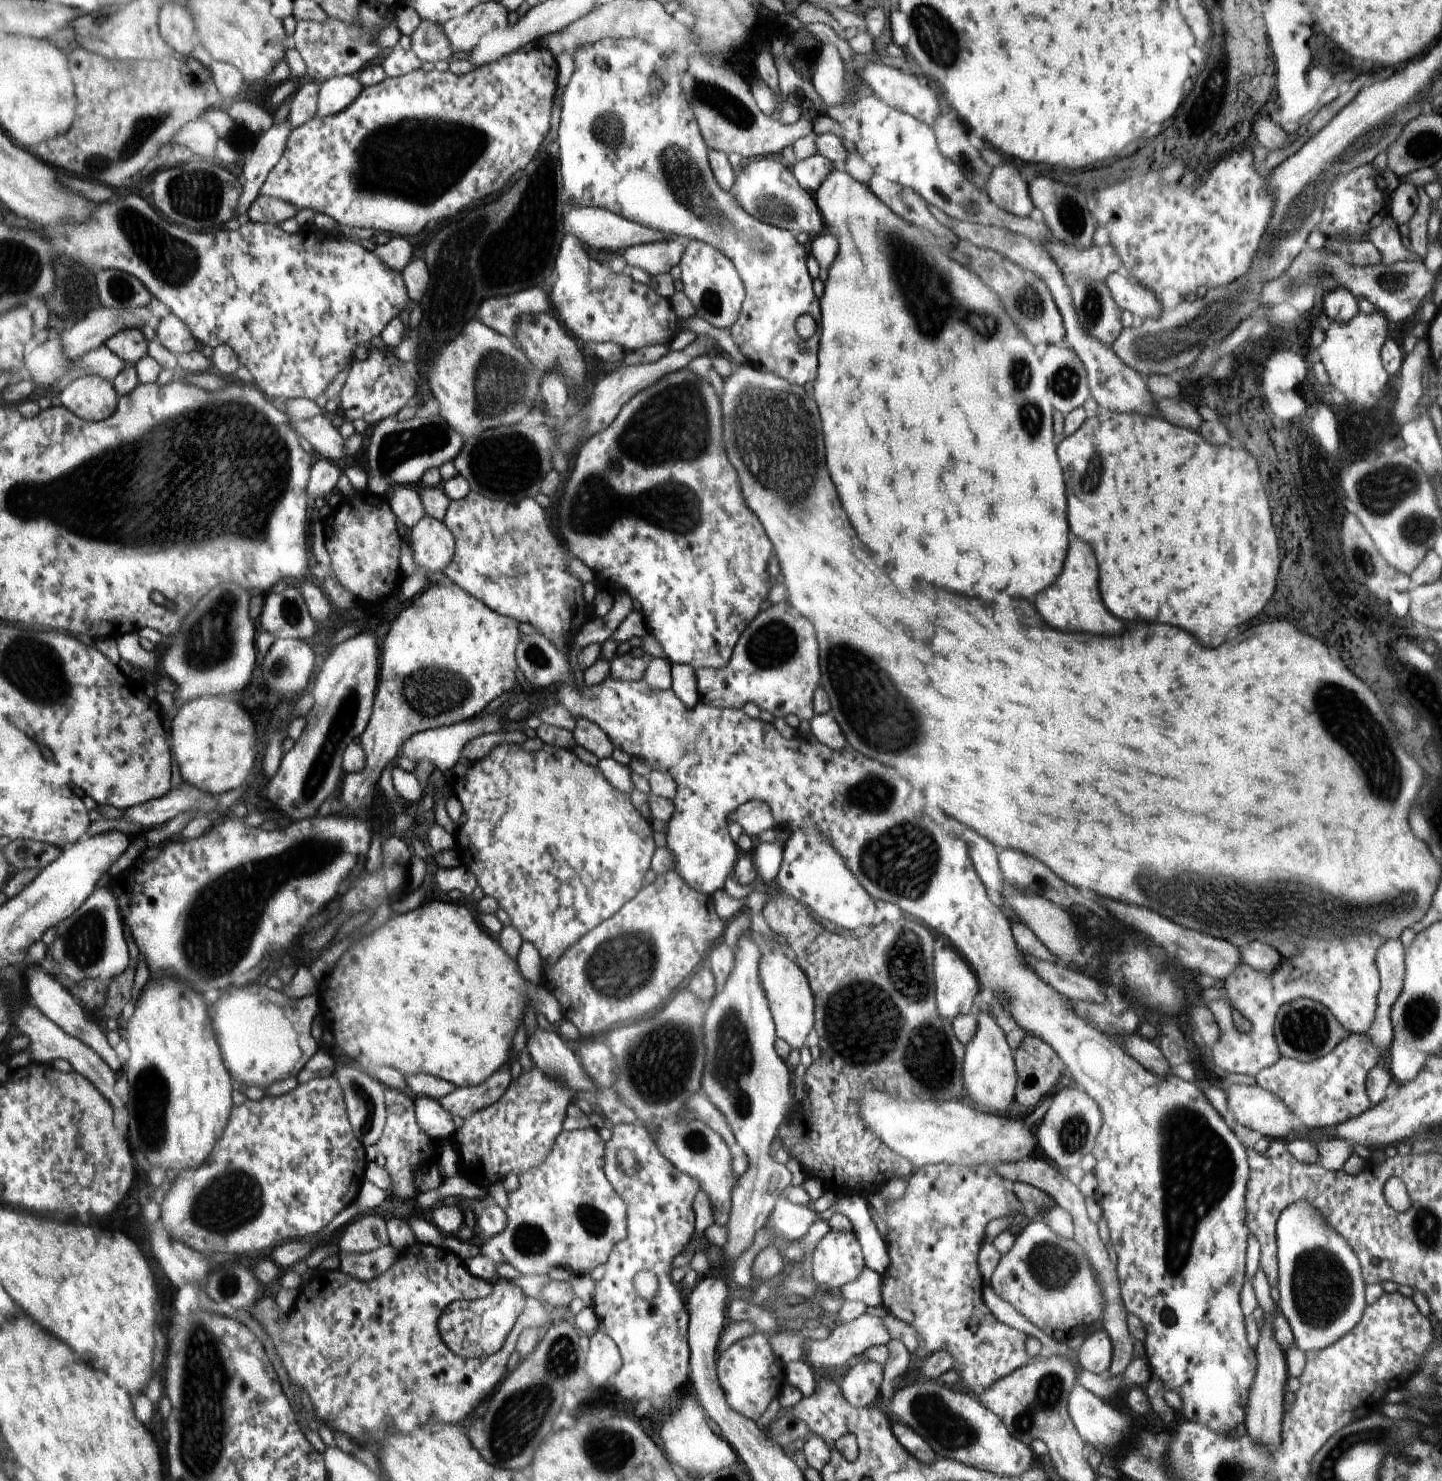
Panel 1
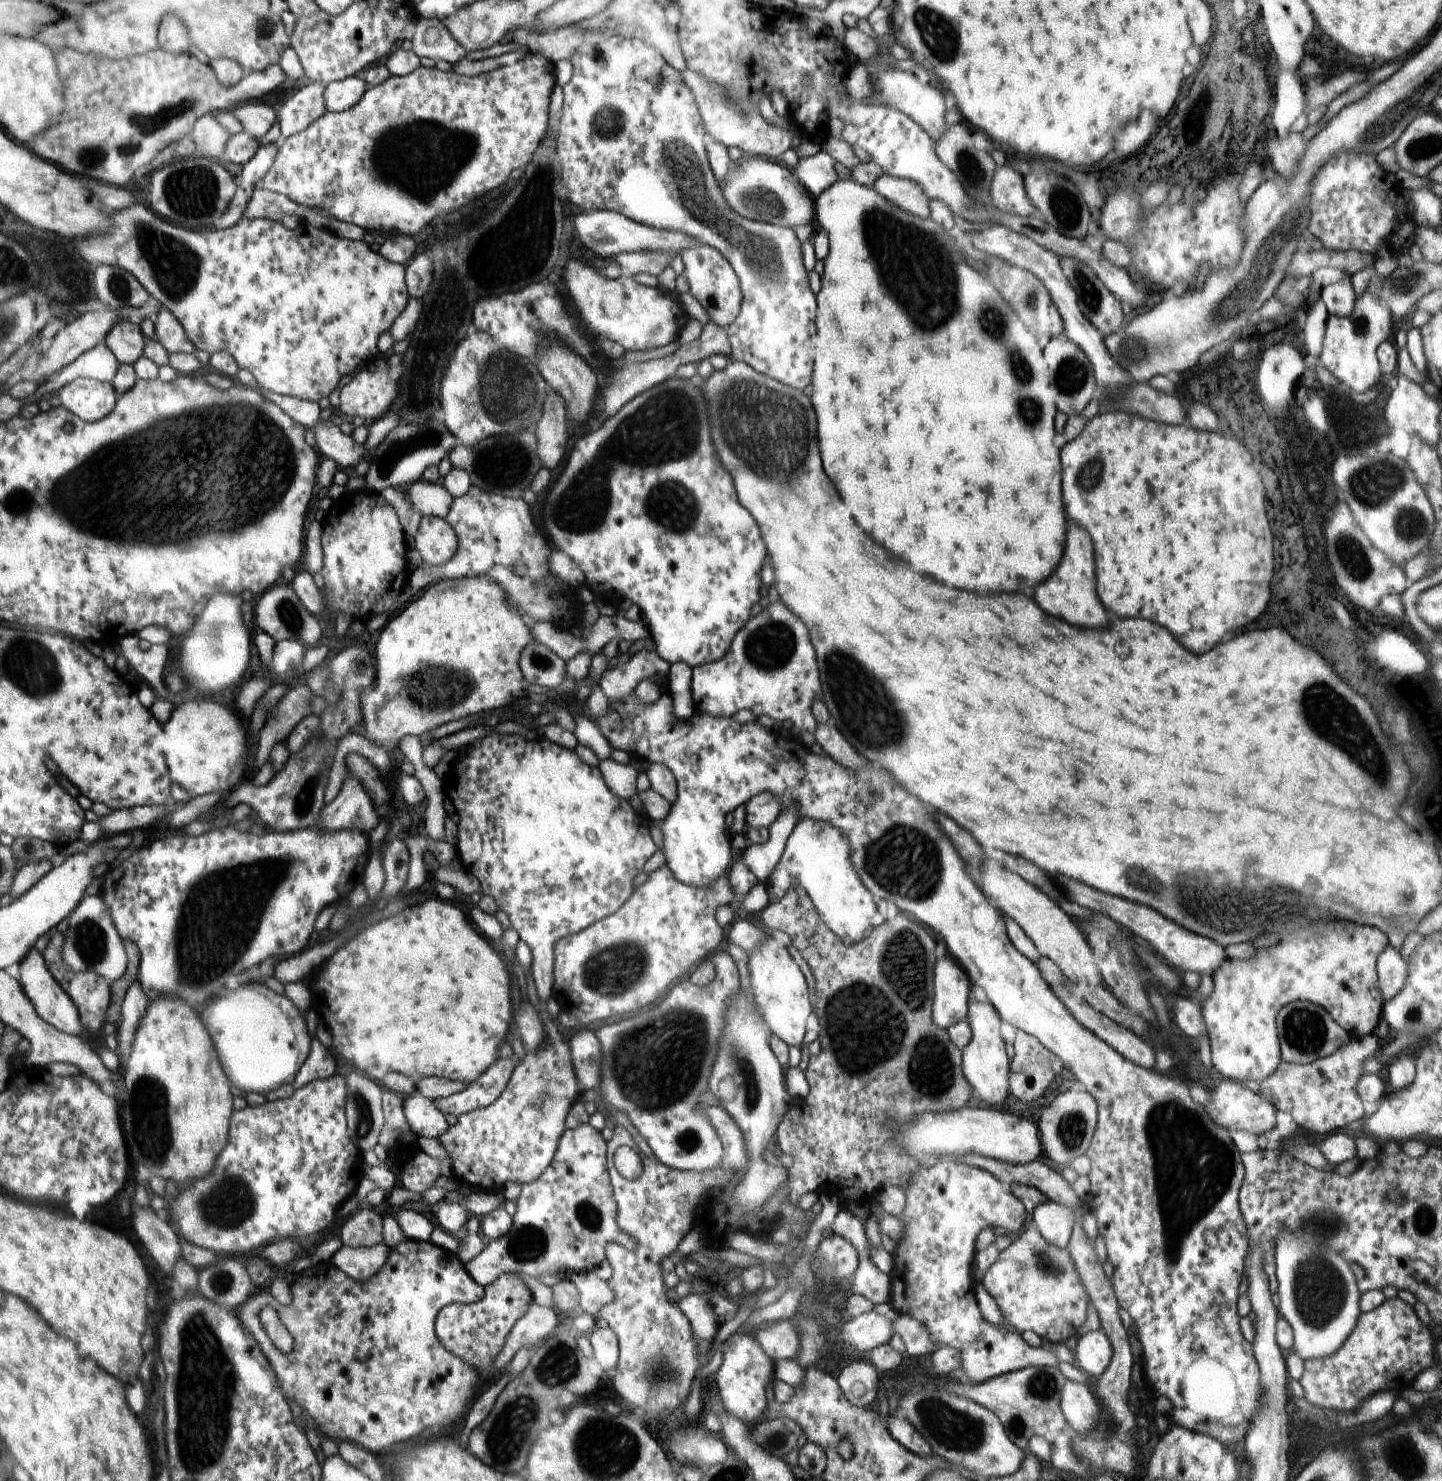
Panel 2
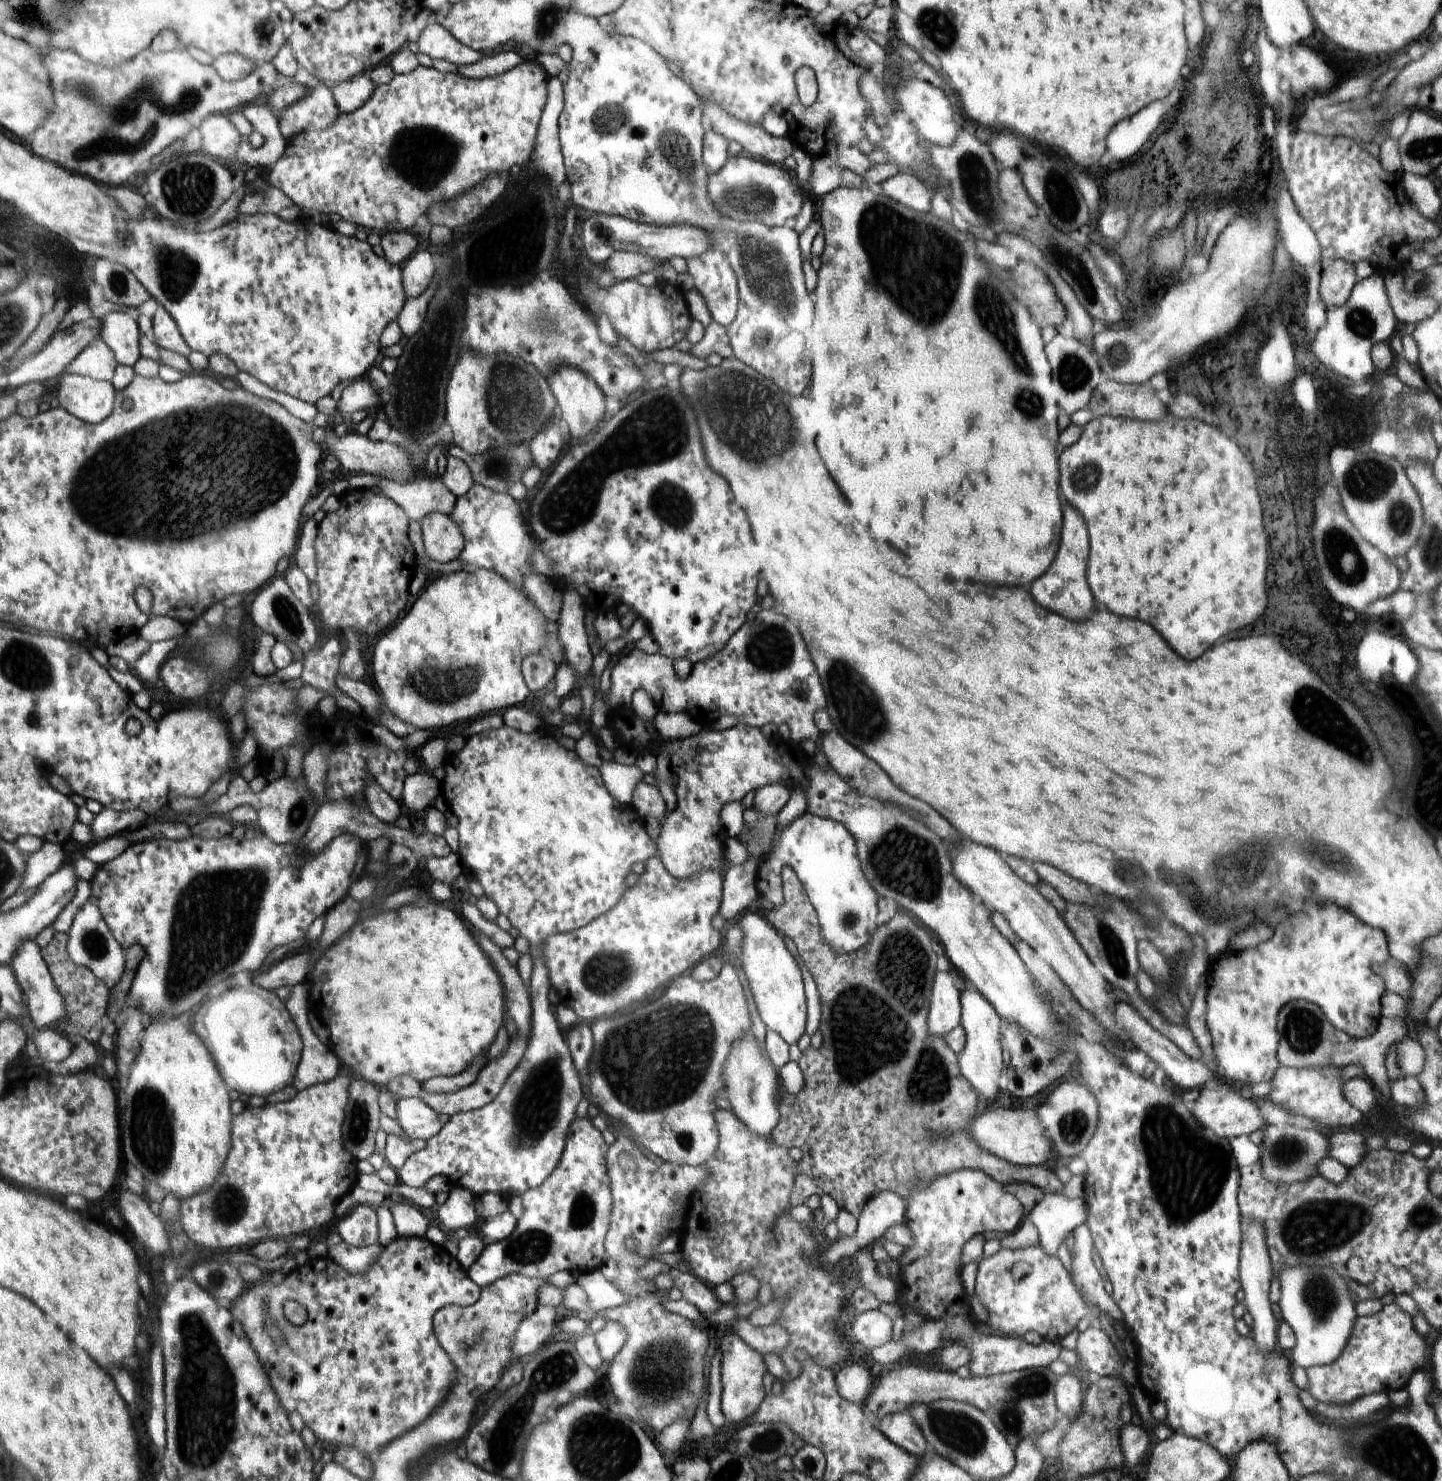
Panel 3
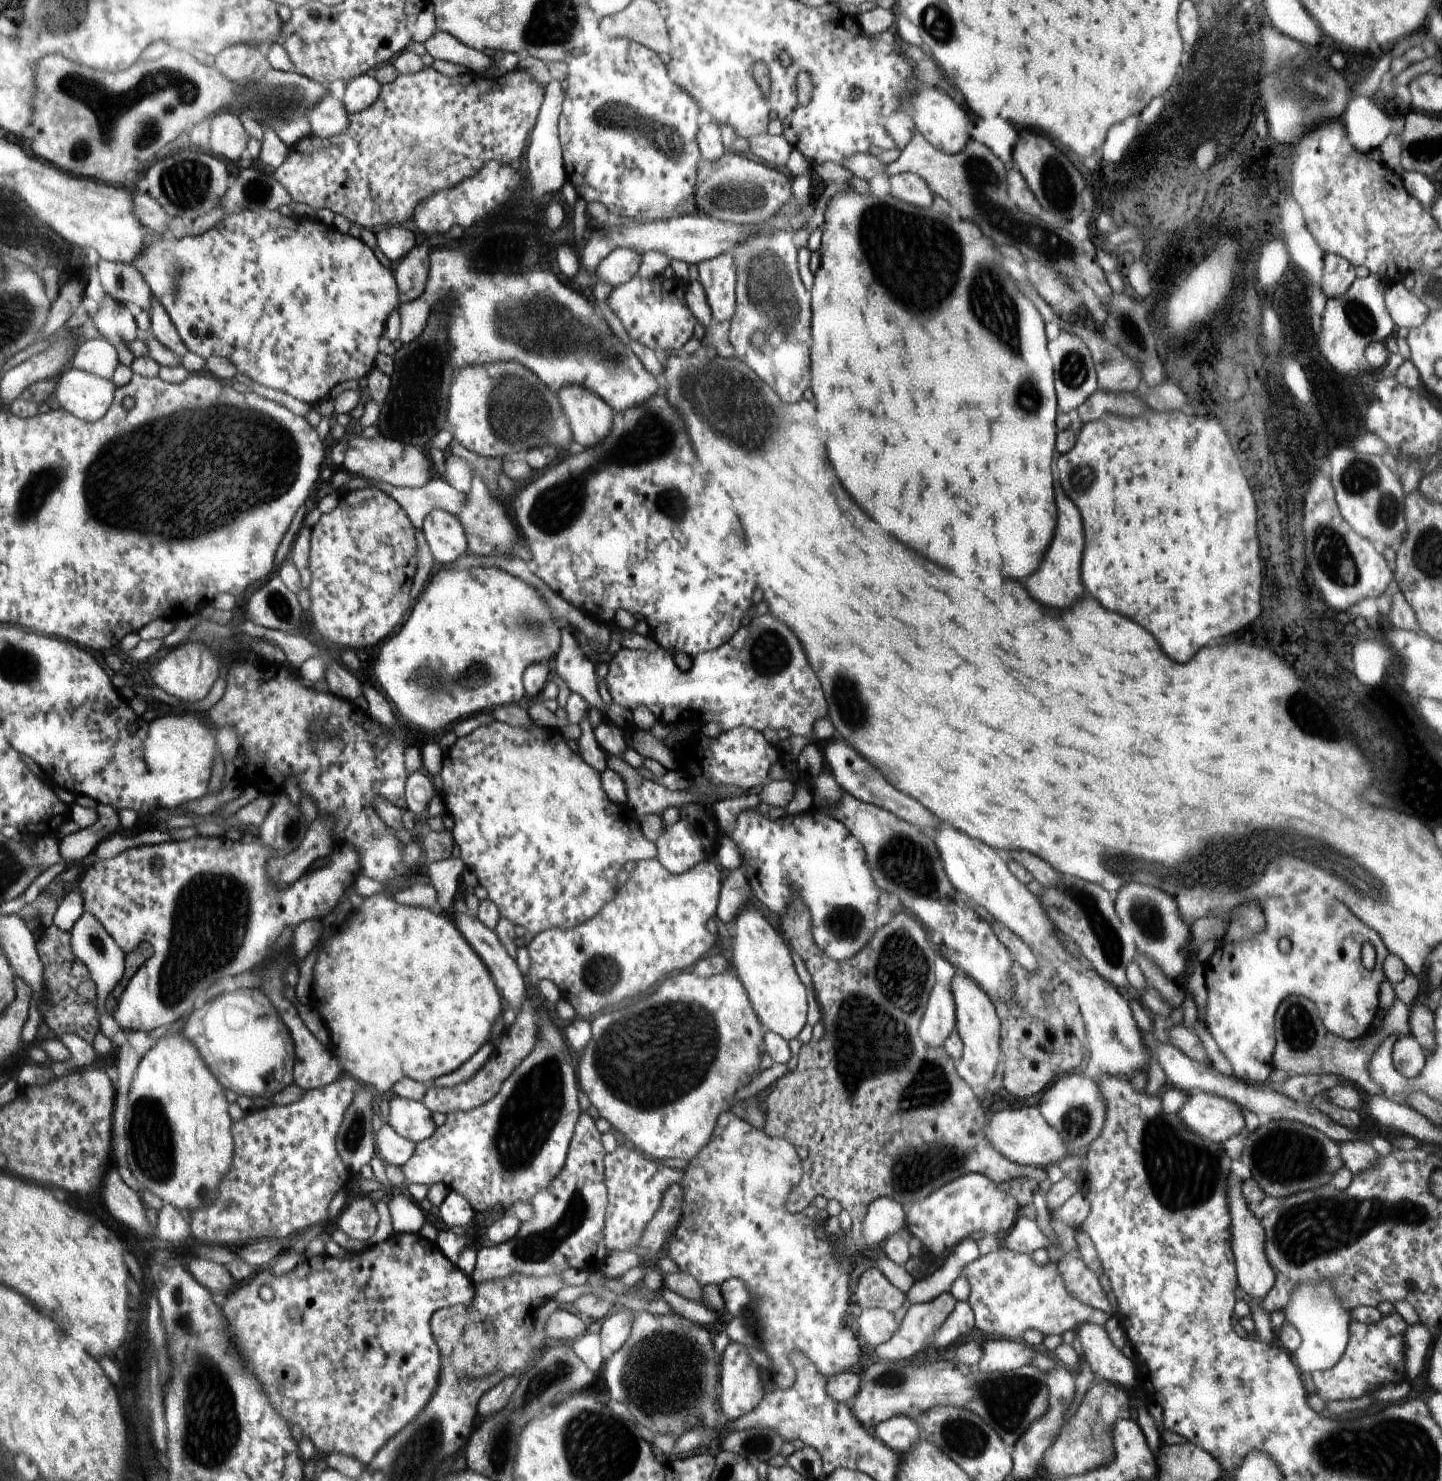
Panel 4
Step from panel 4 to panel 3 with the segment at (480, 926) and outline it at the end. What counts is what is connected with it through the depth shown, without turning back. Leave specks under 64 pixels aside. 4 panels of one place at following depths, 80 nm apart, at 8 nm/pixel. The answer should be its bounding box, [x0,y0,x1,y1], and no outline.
[474,930,531,1037]

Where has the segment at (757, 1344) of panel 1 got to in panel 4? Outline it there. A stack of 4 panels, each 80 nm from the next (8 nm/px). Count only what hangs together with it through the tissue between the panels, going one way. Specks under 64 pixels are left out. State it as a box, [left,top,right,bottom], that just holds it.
[719,1340,764,1421]

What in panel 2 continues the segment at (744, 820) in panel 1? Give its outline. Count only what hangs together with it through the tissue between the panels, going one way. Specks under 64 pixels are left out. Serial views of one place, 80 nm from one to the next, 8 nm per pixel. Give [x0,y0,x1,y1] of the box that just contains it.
[745,791,783,828]

